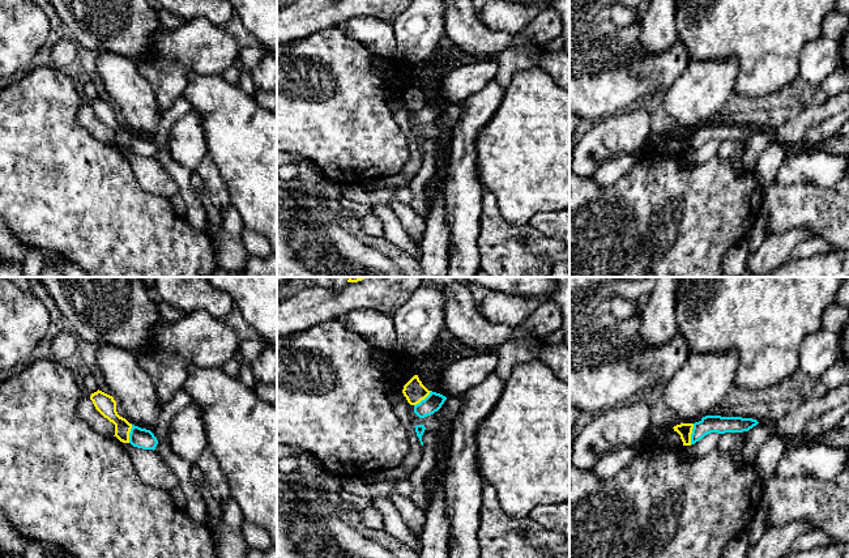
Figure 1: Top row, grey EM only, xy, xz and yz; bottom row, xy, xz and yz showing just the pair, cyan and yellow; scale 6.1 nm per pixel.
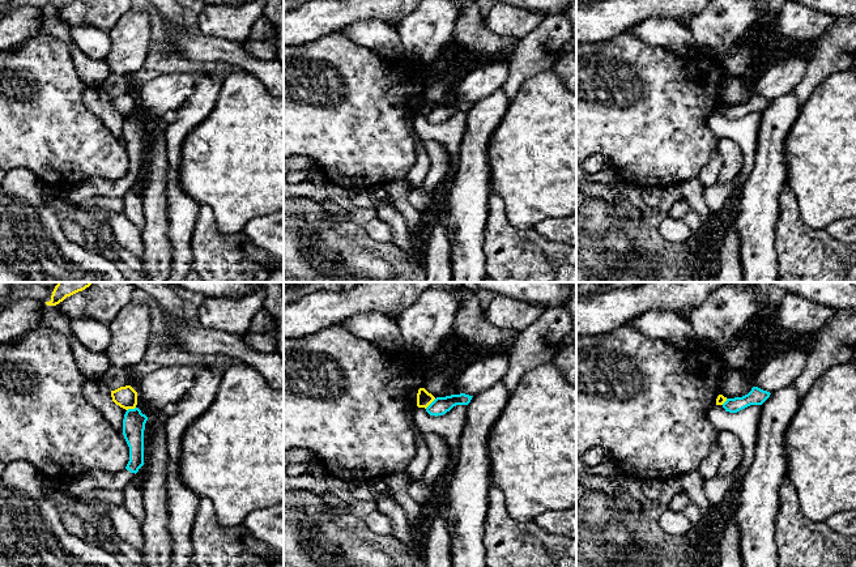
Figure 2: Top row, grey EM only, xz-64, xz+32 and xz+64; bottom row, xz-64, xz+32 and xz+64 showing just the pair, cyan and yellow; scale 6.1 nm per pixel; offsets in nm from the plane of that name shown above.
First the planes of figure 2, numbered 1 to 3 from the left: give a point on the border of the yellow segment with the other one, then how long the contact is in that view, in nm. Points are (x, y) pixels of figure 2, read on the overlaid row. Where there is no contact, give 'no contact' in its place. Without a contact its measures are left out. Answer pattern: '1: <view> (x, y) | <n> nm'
1: xz-64 (131, 409) | 60 nm
2: xz+32 (431, 403) | 90 nm
3: xz+64 (725, 401) | 50 nm

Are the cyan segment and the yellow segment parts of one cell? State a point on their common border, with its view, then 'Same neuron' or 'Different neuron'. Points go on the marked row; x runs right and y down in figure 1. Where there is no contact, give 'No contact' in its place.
Touches cyan at yz (691, 434). Different neuron

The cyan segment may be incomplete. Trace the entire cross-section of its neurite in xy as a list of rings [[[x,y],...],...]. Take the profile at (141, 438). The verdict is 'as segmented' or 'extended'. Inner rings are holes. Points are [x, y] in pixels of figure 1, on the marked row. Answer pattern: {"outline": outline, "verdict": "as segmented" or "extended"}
{"outline": [[[132,425],[129,443],[142,450],[155,450],[158,440],[150,430]]], "verdict": "as segmented"}

